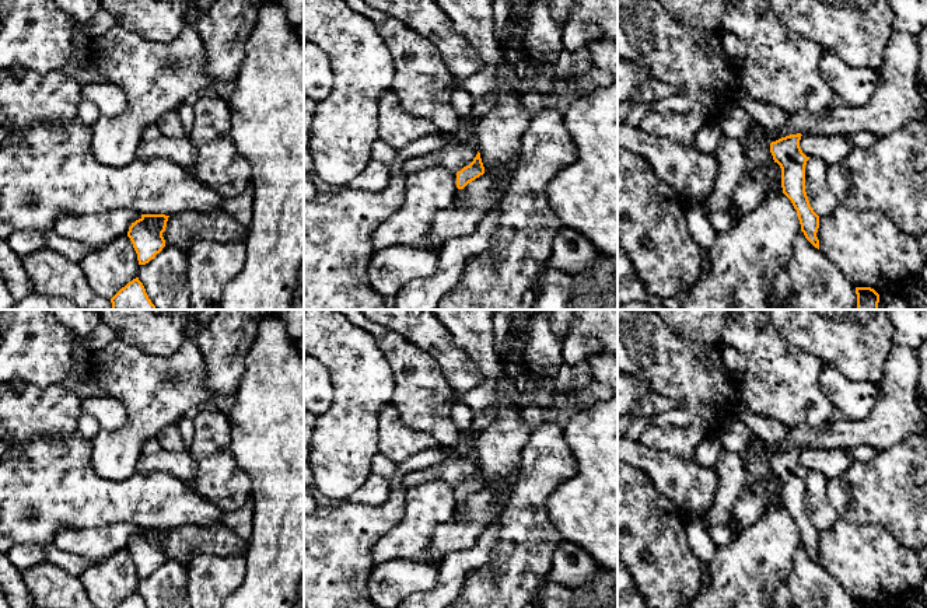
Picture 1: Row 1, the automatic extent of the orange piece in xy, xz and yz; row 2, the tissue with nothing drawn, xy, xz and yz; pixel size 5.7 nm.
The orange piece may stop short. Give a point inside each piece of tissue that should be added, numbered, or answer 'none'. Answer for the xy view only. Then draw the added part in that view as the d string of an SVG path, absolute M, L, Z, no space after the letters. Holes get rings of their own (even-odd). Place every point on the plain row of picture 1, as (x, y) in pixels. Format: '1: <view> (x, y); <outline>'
none

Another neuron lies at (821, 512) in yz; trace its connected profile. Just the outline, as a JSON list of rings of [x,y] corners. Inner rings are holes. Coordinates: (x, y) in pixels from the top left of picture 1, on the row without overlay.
[[[809,471],[805,479],[805,506],[811,521],[819,531],[833,527],[839,518],[826,492],[828,478],[821,472]]]

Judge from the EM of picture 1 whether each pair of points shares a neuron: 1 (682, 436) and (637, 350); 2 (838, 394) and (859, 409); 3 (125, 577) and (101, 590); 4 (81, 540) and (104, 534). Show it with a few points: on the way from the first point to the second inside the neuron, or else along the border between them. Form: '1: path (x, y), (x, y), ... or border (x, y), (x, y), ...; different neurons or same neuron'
1: path (696, 415), (696, 404), (661, 369); same neuron
2: path (843, 394), (853, 404); same neuron
3: path (119, 577), (107, 584); same neuron
4: path (87, 540), (98, 540); same neuron

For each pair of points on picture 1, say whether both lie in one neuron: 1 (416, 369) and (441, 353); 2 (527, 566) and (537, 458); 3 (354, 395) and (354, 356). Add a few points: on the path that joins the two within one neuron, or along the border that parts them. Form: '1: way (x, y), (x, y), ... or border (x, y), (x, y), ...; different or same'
1: border (405, 339), (422, 348), (436, 362), (450, 385); different
2: way (527, 540), (527, 500), (534, 485); same
3: way (354, 385), (354, 366); same

